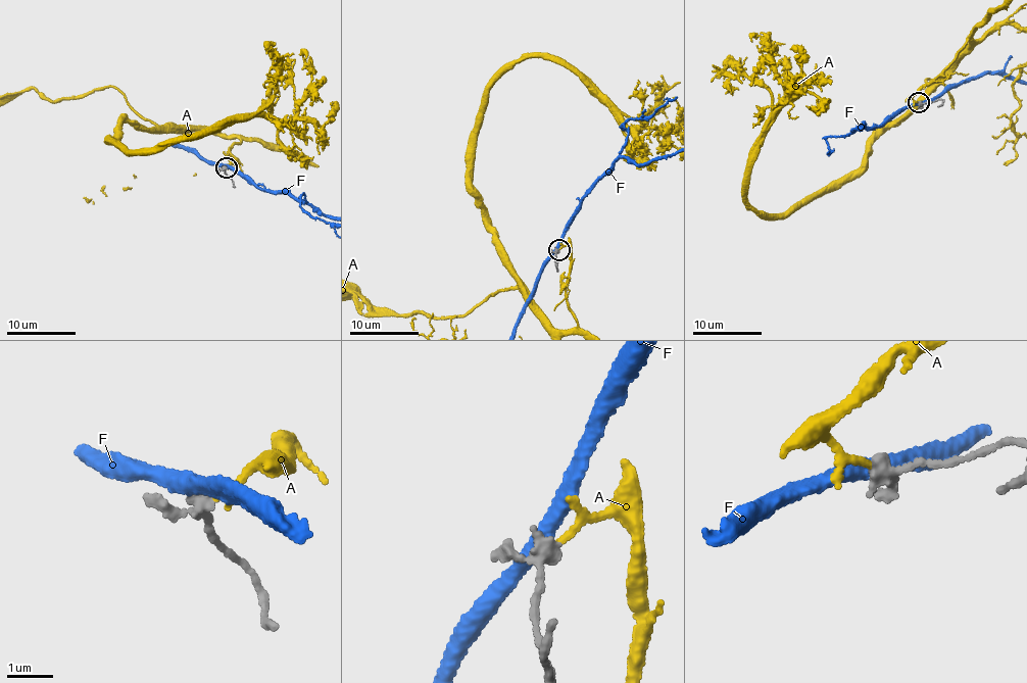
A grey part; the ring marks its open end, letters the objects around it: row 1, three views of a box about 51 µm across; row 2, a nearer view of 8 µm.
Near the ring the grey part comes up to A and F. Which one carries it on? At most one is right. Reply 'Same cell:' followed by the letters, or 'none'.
Same cell: A

